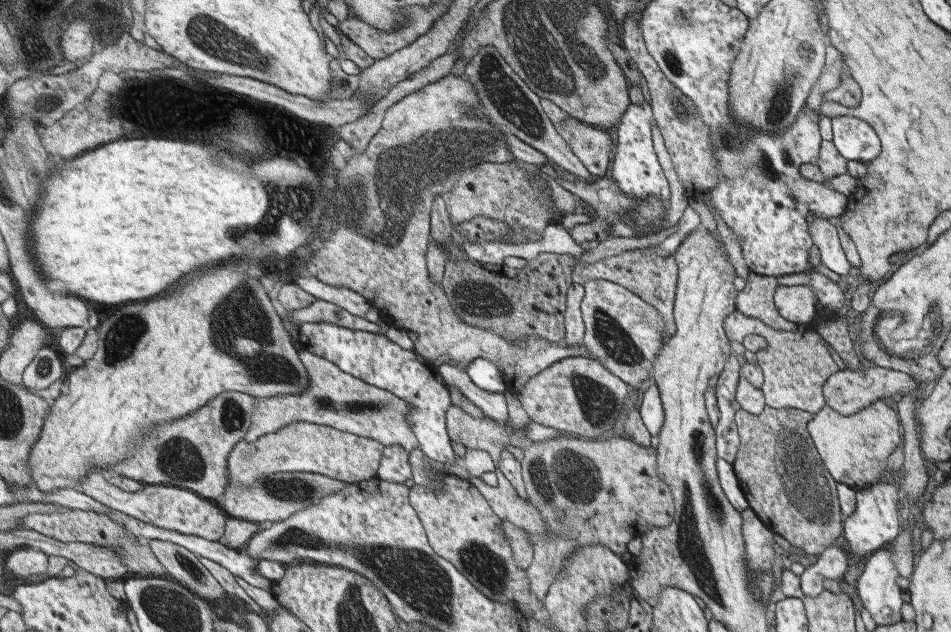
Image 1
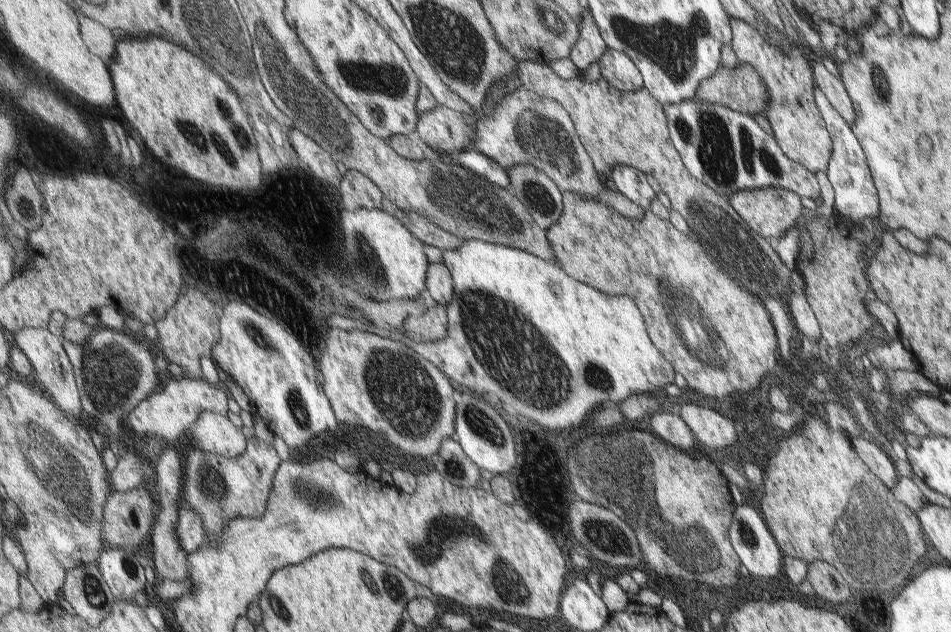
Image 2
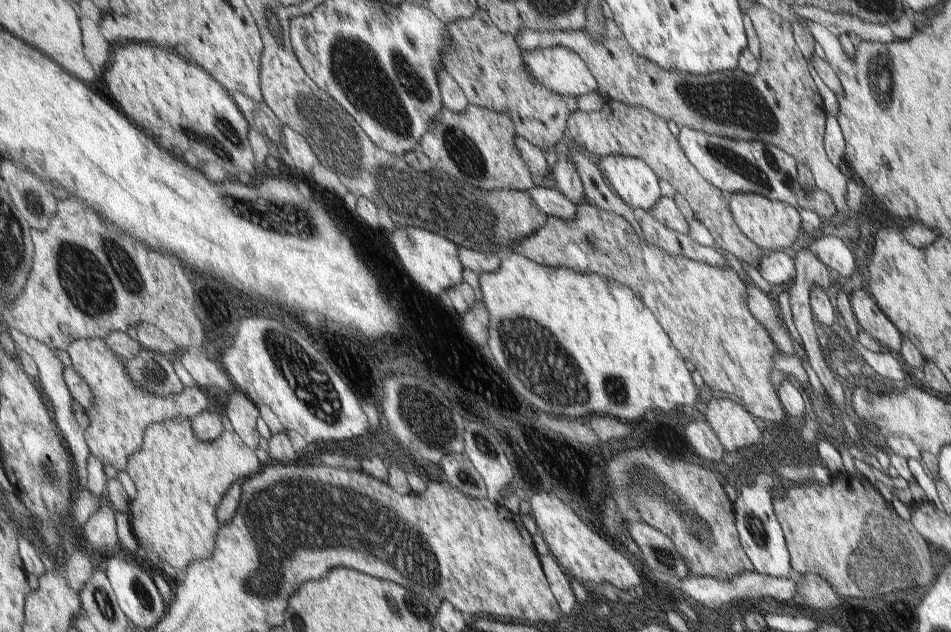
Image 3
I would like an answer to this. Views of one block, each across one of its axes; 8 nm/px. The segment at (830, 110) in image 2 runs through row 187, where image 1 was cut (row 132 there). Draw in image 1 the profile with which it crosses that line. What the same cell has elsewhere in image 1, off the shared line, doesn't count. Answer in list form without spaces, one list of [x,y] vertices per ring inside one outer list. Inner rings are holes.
[[[837,115],[830,118],[830,123],[833,136],[831,142],[839,154],[846,158],[847,163],[853,160],[865,163],[874,160],[875,156],[879,154],[879,140],[877,140],[875,132],[869,128],[871,125],[867,124],[866,121],[851,115]]]

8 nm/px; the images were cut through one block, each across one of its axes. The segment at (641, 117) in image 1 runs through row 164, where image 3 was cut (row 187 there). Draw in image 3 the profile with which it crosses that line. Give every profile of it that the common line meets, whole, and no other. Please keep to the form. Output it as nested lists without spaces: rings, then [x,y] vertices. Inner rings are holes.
[[[611,155],[600,157],[599,170],[623,202],[647,212],[657,202],[659,185],[655,173],[642,158]]]

